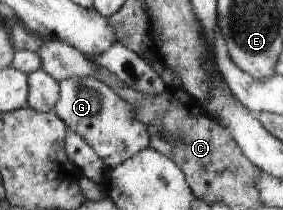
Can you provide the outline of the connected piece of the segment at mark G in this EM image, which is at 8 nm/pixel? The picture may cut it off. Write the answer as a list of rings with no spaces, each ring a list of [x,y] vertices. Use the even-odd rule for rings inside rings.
[[[74,76],[59,82],[61,98],[53,111],[66,122],[69,131],[78,134],[102,158],[108,169],[114,169],[151,145],[146,126],[135,118],[131,105],[96,77]]]

